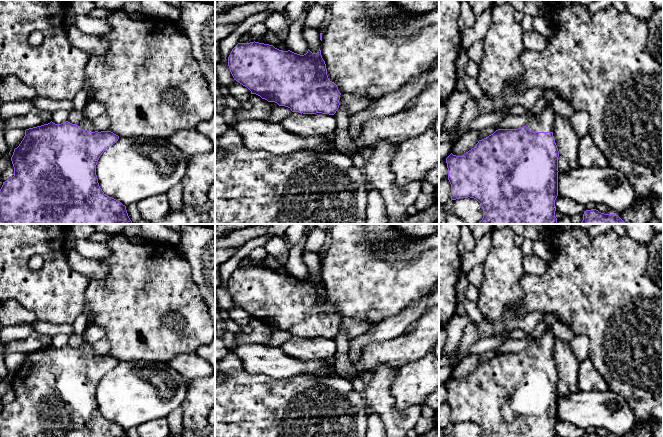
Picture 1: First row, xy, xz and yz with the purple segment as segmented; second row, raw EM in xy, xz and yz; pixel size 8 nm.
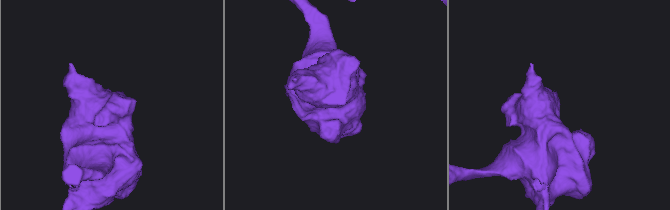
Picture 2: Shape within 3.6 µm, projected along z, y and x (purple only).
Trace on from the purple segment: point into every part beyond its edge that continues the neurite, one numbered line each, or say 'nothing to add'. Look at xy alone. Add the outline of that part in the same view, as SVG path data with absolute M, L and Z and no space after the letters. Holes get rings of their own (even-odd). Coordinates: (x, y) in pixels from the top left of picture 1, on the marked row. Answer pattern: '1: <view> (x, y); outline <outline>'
1: xy (86, 124); outline M84 117L83 120L77 125L80 126L83 130L87 130L90 132L96 131L93 127L93 120L88 119L87 117Z

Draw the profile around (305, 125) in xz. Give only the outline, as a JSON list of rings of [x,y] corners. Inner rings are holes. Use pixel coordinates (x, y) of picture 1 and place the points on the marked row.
[[[292,112],[281,122],[285,131],[301,137],[310,137],[335,133],[337,122],[334,115],[303,114]]]

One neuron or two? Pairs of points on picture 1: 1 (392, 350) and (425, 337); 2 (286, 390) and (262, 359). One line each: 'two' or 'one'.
1: one
2: two

